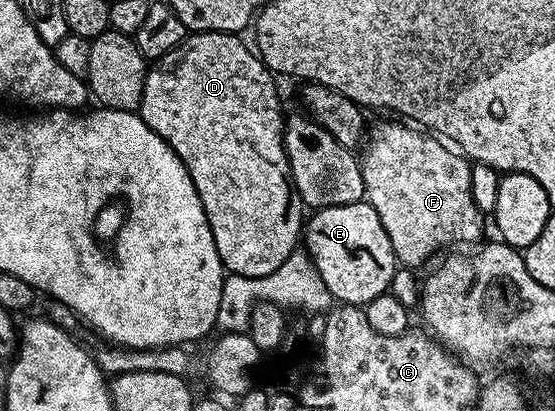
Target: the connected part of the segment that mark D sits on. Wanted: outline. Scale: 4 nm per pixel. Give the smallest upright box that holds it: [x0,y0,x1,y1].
[140,33,304,277]

